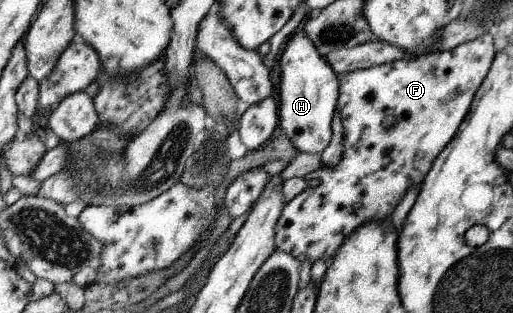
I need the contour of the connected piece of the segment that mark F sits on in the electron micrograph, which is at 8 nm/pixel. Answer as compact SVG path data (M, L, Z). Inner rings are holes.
M485 33L451 50L339 74L338 112L344 129L344 154L337 168L322 166L304 177L307 188L286 204L275 226L275 247L289 252L301 263L325 260L329 267L337 248L351 232L367 222L390 218L407 190L422 184L434 160L457 134L495 55L493 33Z

